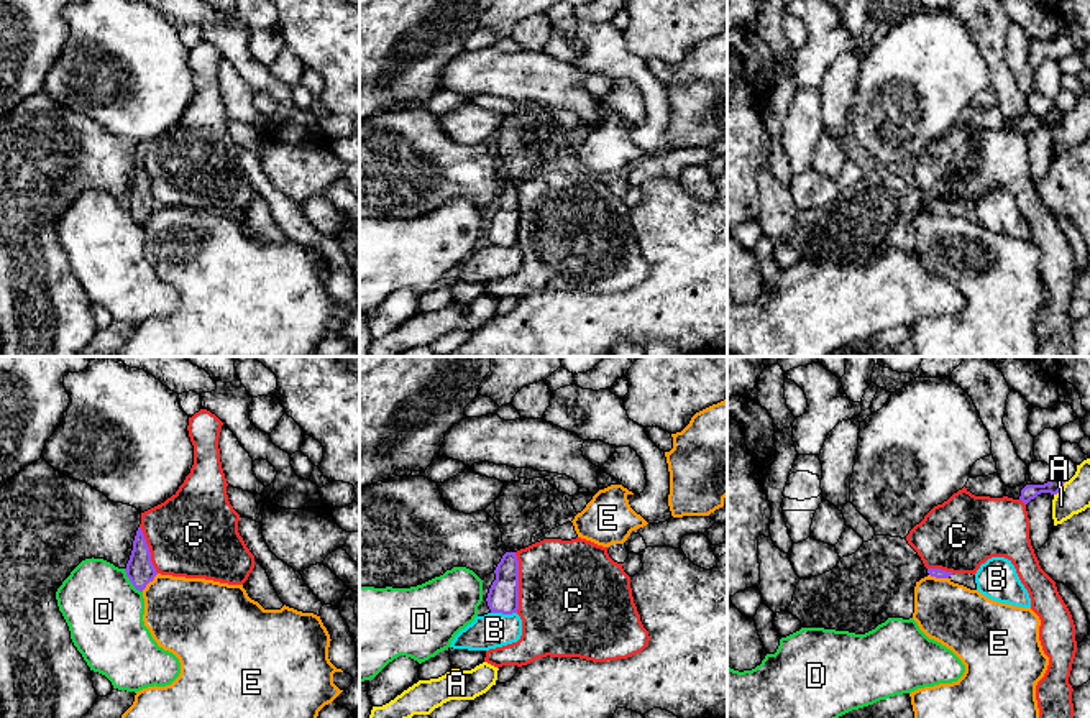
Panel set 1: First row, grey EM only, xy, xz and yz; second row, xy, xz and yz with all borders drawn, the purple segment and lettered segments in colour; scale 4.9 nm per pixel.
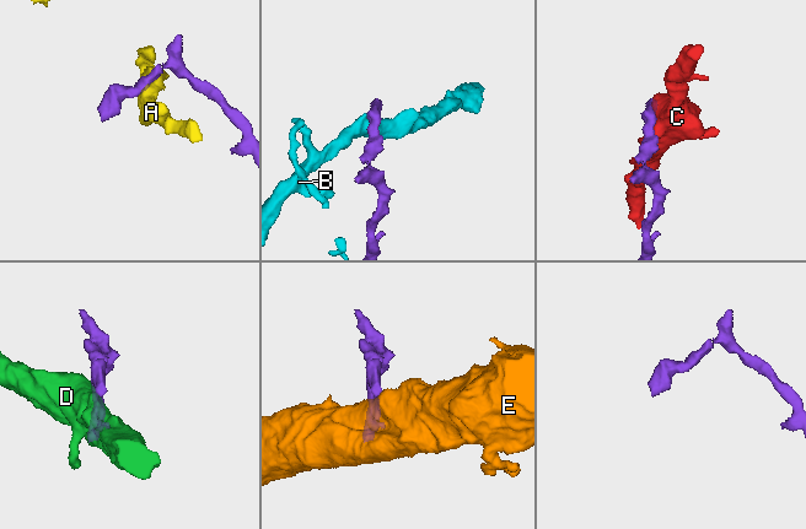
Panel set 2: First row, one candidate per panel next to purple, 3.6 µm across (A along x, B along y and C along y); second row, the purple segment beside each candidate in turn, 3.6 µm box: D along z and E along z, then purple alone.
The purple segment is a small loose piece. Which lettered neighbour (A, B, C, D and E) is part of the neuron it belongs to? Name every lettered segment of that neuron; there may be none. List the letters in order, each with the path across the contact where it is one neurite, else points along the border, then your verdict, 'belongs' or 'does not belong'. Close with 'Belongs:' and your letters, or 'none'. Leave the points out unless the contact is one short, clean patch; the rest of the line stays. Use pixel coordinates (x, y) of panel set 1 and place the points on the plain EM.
A: border yz (1066, 114), (1054, 127); does not belong
B: border xz (491, 243), (516, 245); does not belong
C: does not belong
D: border xy (123, 201), (128, 212), (141, 224); does not belong
E: border xy (158, 206), (141, 222); does not belong
Belongs: none

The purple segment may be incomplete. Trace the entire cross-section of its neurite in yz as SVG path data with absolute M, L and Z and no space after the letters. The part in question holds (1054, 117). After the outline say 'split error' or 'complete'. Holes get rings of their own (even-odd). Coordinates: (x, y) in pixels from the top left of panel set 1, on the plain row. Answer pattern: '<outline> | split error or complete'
M1056 107L1044 117L1026 117L1021 122L1021 128L1019 131L1028 136L1031 131L1034 131L1037 127L1041 125L1051 125L1051 127L1057 127L1065 113L1062 113L1060 110L1057 110Z | complete

